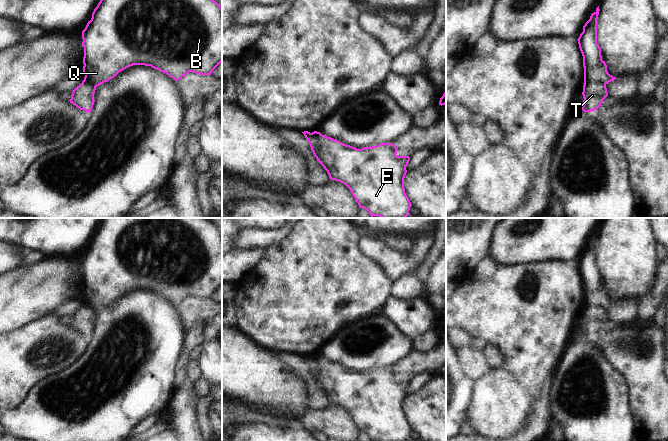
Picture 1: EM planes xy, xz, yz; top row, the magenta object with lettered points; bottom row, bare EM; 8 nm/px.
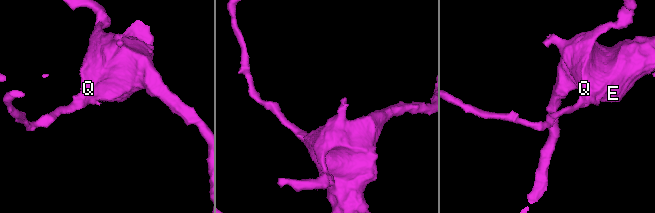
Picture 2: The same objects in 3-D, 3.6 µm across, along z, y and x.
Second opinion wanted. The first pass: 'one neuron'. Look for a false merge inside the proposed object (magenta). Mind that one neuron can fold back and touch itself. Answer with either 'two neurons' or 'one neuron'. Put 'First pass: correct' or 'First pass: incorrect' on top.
First pass: incorrect
two neurons

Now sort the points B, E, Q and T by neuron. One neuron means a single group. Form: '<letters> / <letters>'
B E Q / T

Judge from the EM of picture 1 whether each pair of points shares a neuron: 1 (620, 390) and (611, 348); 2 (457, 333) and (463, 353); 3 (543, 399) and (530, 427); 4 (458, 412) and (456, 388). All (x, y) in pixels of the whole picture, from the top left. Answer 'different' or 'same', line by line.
1: different
2: different
3: same
4: same

